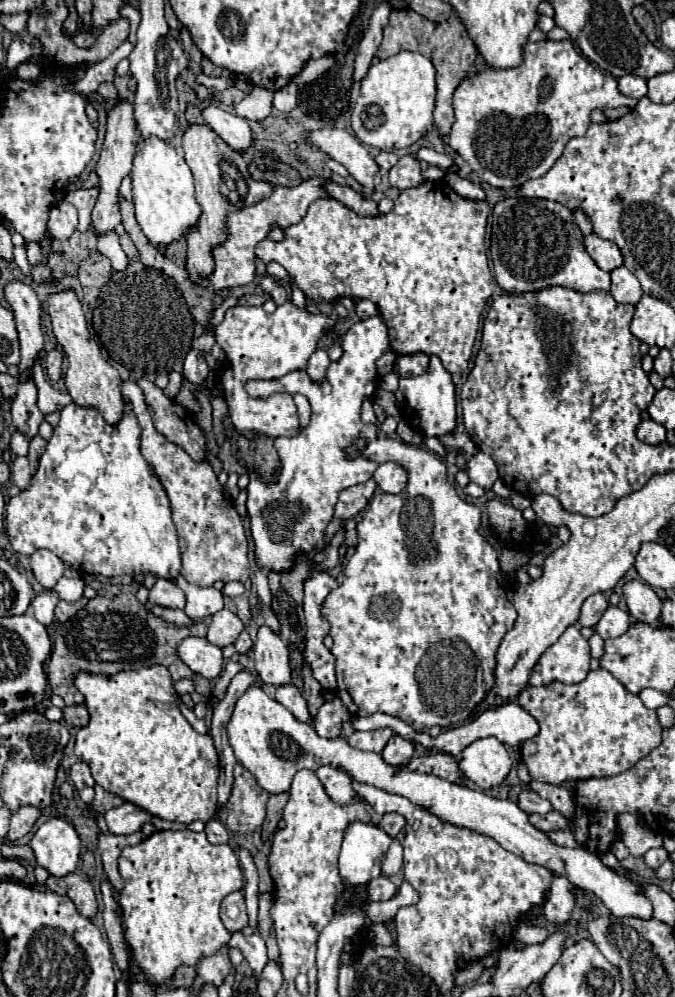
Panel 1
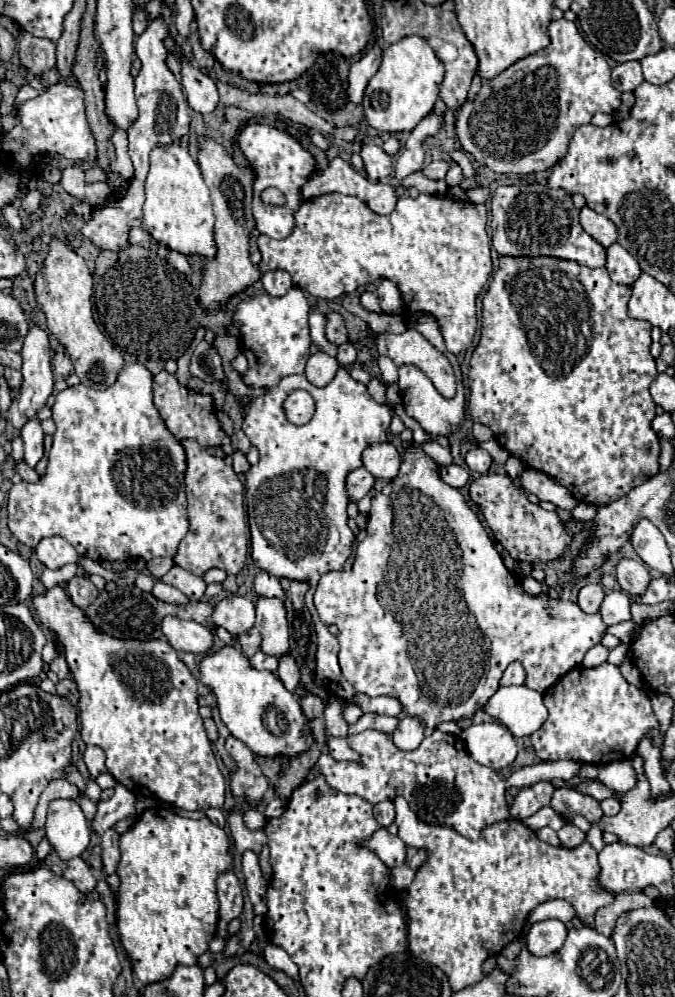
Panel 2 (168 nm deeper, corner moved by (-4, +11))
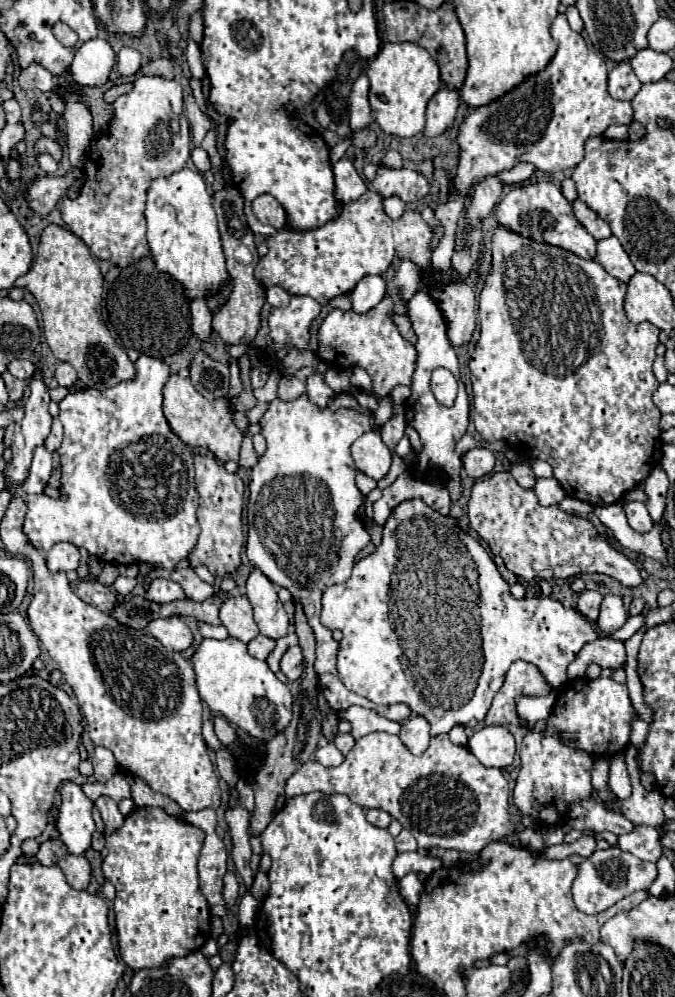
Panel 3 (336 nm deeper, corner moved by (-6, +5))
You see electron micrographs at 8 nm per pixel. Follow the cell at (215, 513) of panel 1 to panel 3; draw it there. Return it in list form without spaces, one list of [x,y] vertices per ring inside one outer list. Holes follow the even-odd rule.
[[[197,453],[195,455],[195,485],[199,493],[199,507],[197,507],[197,521],[201,527],[197,545],[193,547],[191,555],[187,555],[189,567],[205,565],[213,575],[227,577],[237,571],[241,565],[241,549],[243,549],[243,493],[245,485],[235,473],[227,473],[215,457],[207,457]]]

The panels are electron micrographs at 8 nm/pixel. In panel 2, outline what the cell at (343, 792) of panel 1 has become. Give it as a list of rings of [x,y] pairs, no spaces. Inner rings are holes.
[[[435,729],[415,751],[397,749],[391,735],[376,730],[349,735],[346,739],[350,748],[359,753],[359,761],[335,761],[323,751],[317,763],[307,771],[303,783],[323,775],[333,789],[359,795],[373,805],[403,797],[423,823],[449,827],[469,841],[477,841],[485,827],[511,819],[505,799],[505,781],[495,769],[473,761],[461,737]]]

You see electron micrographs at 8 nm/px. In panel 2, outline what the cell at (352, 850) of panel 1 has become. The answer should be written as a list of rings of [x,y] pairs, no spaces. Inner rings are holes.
[[[385,827],[373,833],[367,847],[373,849],[387,867],[399,867],[399,865],[405,865],[407,861],[407,845],[395,835],[391,835]]]

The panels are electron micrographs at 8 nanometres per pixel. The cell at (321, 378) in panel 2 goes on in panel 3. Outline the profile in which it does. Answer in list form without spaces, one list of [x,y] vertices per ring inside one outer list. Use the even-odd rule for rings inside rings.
[[[321,361],[315,371],[307,377],[305,387],[307,387],[307,395],[311,399],[311,403],[319,405],[319,407],[327,407],[329,401],[335,397],[335,393],[331,391],[331,387],[325,383],[325,373],[327,373],[327,365]]]

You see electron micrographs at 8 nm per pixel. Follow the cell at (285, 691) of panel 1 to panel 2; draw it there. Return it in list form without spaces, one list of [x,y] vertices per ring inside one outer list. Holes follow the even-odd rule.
[[[287,653],[287,655],[281,655],[279,657],[279,669],[277,669],[277,675],[279,679],[283,681],[283,685],[293,691],[297,687],[297,681],[299,681],[299,669],[297,669],[297,663],[295,659]]]

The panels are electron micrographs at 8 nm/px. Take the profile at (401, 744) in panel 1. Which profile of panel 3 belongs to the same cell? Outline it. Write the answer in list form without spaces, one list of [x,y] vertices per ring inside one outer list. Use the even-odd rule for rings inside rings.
[[[413,715],[409,717],[403,725],[401,725],[401,733],[399,739],[403,741],[403,745],[413,753],[413,755],[421,755],[427,747],[429,747],[429,723],[427,719]]]

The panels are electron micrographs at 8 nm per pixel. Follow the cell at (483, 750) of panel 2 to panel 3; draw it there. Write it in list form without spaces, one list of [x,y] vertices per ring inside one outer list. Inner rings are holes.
[[[487,725],[475,731],[469,749],[485,767],[505,769],[515,761],[515,739],[503,725]]]

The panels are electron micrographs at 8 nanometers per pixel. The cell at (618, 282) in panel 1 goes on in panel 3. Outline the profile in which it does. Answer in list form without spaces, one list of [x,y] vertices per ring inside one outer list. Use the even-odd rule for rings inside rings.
[[[609,237],[609,239],[603,239],[597,243],[595,261],[601,263],[609,275],[613,275],[615,279],[619,279],[623,283],[627,283],[635,275],[635,267],[631,263],[629,255],[623,251],[617,237]]]

